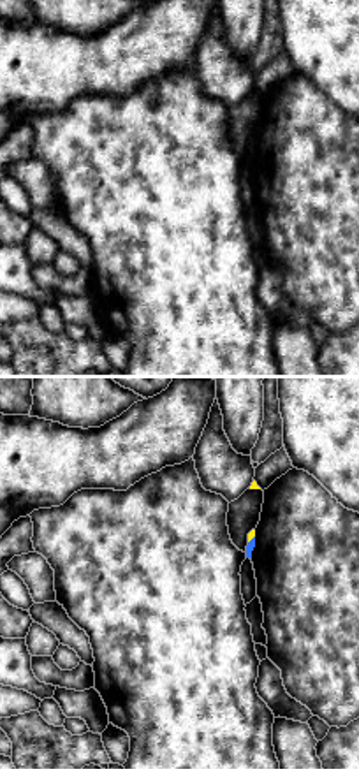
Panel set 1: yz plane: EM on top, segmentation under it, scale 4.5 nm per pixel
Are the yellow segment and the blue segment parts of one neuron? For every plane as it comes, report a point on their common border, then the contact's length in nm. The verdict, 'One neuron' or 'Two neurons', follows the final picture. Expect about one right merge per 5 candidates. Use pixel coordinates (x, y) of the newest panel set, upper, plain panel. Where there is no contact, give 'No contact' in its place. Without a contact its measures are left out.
Touches yellow at (252, 143). Shared border 50 nm

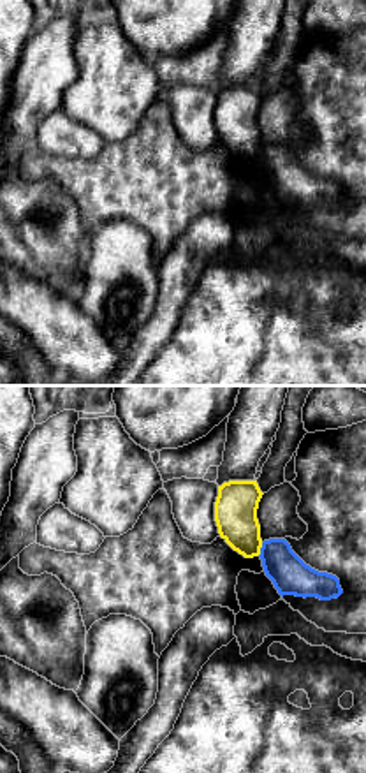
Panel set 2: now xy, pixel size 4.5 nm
Touches yellow at (259, 155). Shared border 70 nm

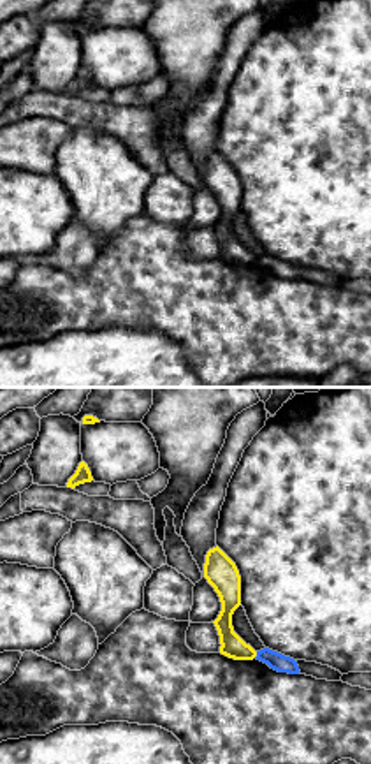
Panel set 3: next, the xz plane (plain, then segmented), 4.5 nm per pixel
Touches yellow at (255, 261). Shared border 40 nm

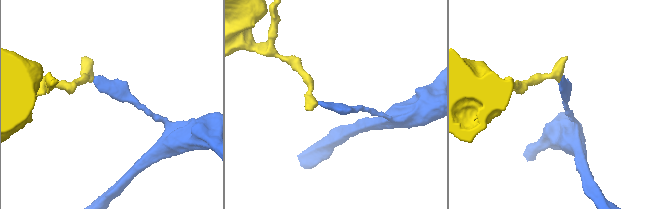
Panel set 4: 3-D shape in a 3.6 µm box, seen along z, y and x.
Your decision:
Two neurons

